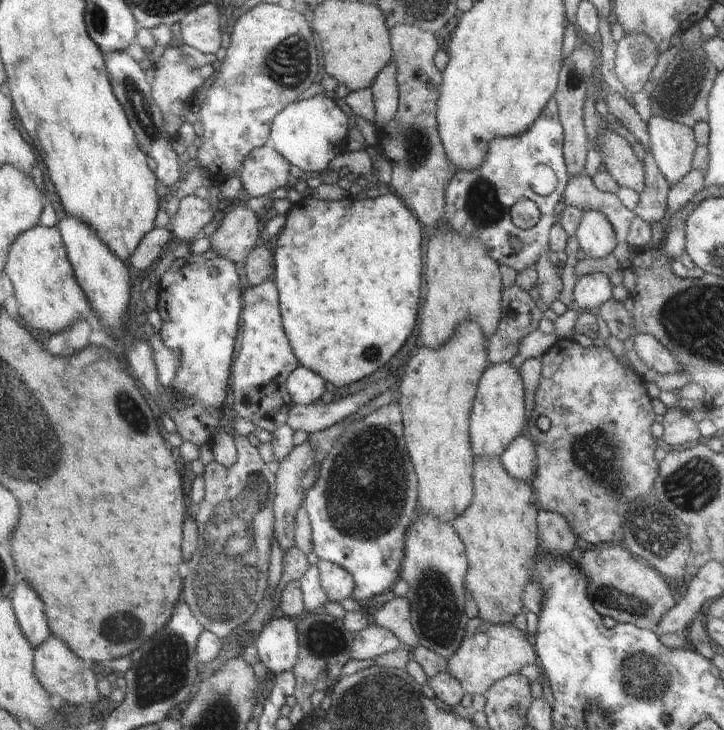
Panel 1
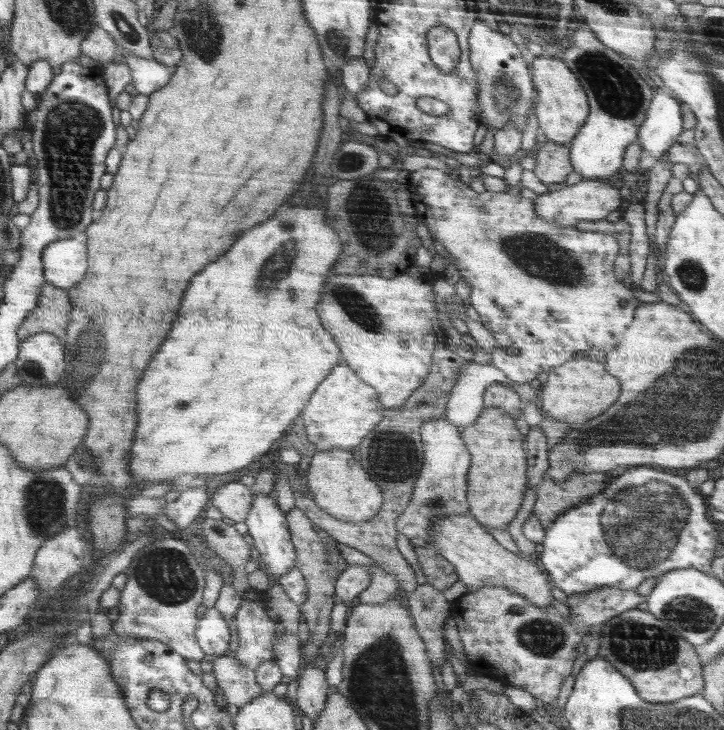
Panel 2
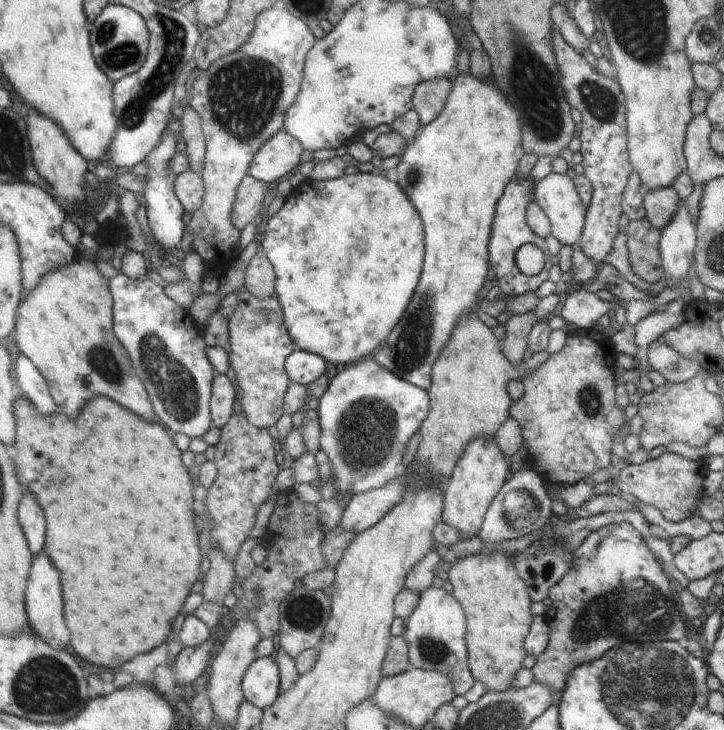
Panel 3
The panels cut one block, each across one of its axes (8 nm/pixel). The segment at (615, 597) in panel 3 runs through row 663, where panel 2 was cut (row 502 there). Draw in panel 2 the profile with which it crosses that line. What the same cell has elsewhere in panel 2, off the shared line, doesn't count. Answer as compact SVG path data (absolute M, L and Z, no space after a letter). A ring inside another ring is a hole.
M573 470L562 481L545 479L536 488L538 498L532 513L538 515L540 523L546 529L574 506L580 506L586 500L598 496L615 474L616 472L585 473Z

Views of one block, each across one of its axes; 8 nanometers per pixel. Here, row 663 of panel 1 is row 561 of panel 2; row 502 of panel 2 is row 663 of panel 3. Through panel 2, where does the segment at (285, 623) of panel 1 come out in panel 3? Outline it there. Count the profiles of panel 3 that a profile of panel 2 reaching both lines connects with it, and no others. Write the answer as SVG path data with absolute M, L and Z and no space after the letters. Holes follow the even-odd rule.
M257 657L245 670L241 687L246 700L259 709L270 707L279 698L279 665L270 657Z

